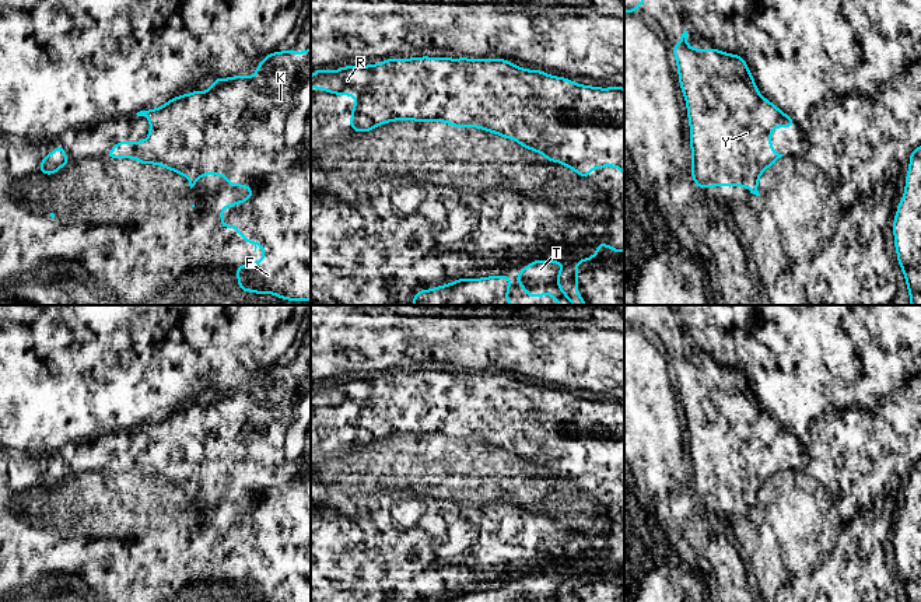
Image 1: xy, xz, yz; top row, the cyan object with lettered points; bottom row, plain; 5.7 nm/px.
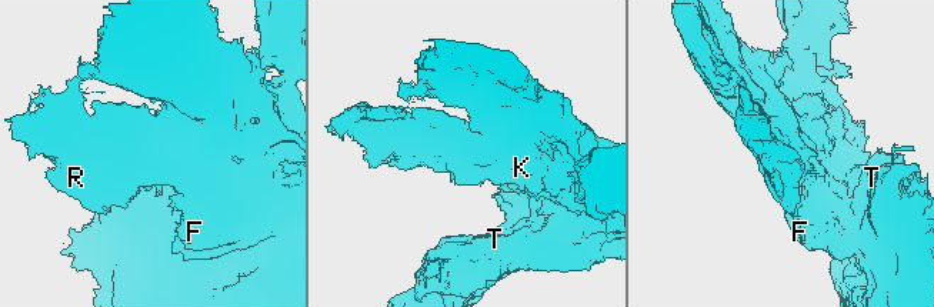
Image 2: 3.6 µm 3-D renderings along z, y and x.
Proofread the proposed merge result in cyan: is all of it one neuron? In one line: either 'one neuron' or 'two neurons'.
one neuron

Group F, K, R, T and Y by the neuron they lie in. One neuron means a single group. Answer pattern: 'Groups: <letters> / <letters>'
Groups: F K R T Y

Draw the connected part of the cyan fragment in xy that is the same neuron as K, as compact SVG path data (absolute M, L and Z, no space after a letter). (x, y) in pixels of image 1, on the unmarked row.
M287 363L286 365L273 365L270 368L267 368L259 378L256 382L256 386L253 391L244 391L244 389L234 389L231 392L214 392L211 402L206 406L202 405L195 405L195 406L189 406L186 409L179 409L175 410L172 413L169 413L165 419L162 419L161 421L157 423L146 423L146 424L140 424L136 427L137 430L148 430L150 431L150 448L144 455L134 455L134 456L127 456L127 455L118 455L113 462L105 468L106 473L111 472L136 472L140 477L157 477L161 479L167 483L175 484L179 489L186 489L189 491L189 500L190 503L196 498L196 496L199 494L199 491L202 489L224 489L227 491L227 498L234 501L234 500L246 500L248 503L251 503L252 505L249 507L249 511L246 514L235 514L235 517L231 518L225 518L223 519L218 526L223 529L221 535L220 535L220 542L230 542L231 539L239 546L241 550L245 552L245 556L249 557L252 556L255 559L255 566L256 566L256 557L260 554L262 556L262 567L263 571L260 575L253 574L253 577L245 577L238 580L237 582L234 582L234 585L238 587L238 594L237 596L239 598L239 602L311 602L311 363L302 364L300 368L295 367L293 363Z

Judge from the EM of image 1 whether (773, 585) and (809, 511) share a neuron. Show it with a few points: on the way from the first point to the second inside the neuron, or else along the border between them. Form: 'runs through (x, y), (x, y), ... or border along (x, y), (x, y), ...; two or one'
runs through (781, 567), (781, 563), (809, 535), (809, 529); one

